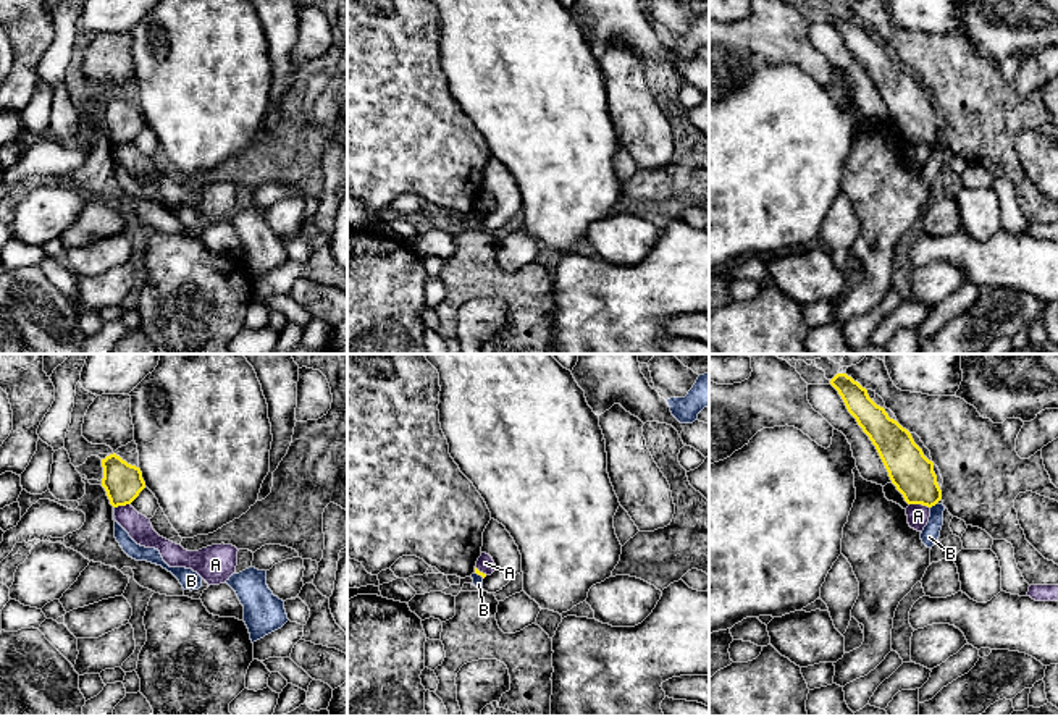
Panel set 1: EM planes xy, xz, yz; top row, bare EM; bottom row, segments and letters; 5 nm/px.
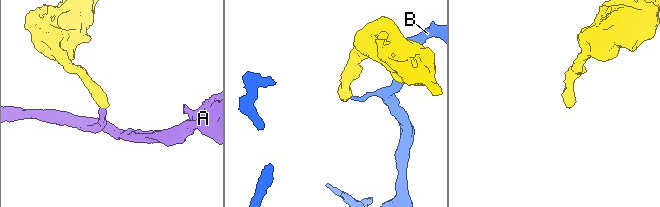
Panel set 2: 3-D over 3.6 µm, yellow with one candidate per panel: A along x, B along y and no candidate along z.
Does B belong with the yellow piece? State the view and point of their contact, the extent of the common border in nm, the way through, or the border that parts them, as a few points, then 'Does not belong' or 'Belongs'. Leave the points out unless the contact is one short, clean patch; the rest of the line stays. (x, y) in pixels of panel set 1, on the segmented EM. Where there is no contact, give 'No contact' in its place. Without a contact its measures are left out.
Touches yellow at yz (932, 505). Shared border 40 nm. Boundary: yz (936, 503), (931, 508). Does not belong

